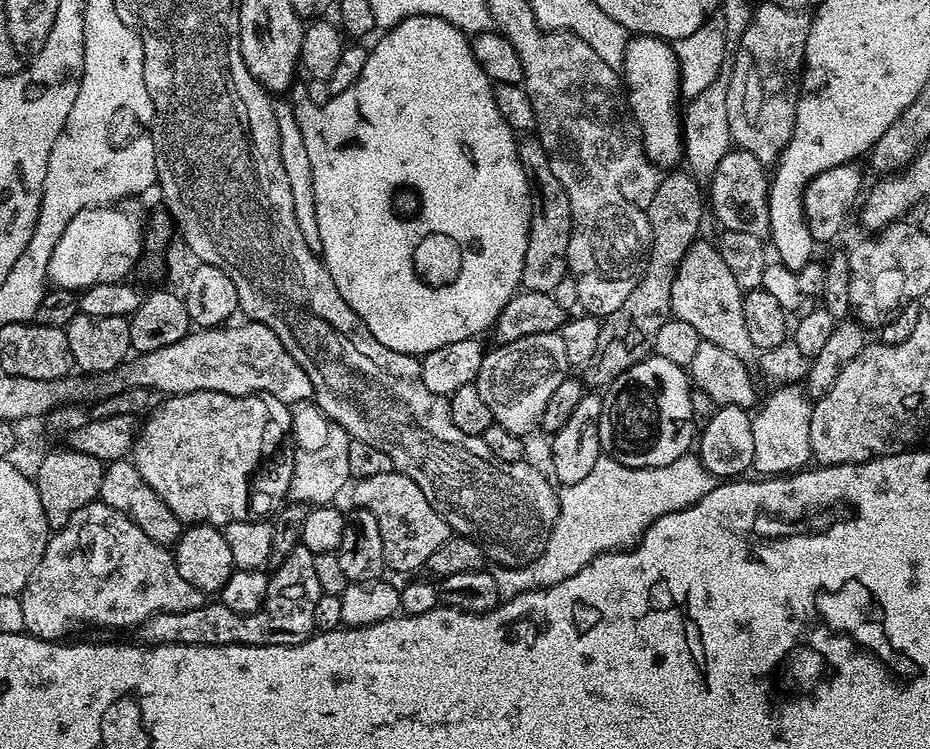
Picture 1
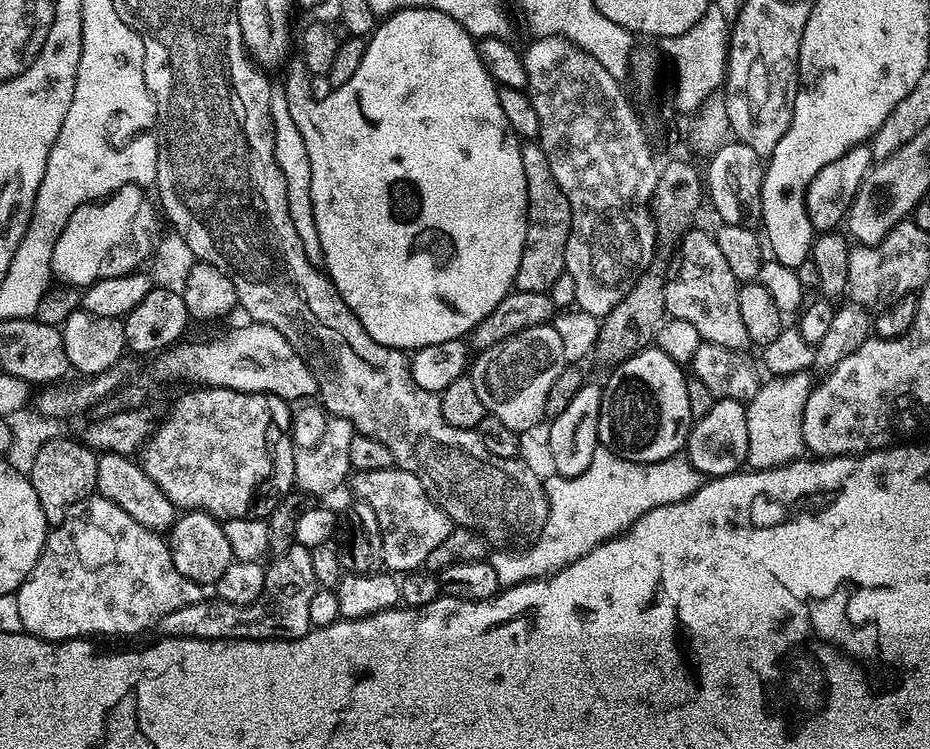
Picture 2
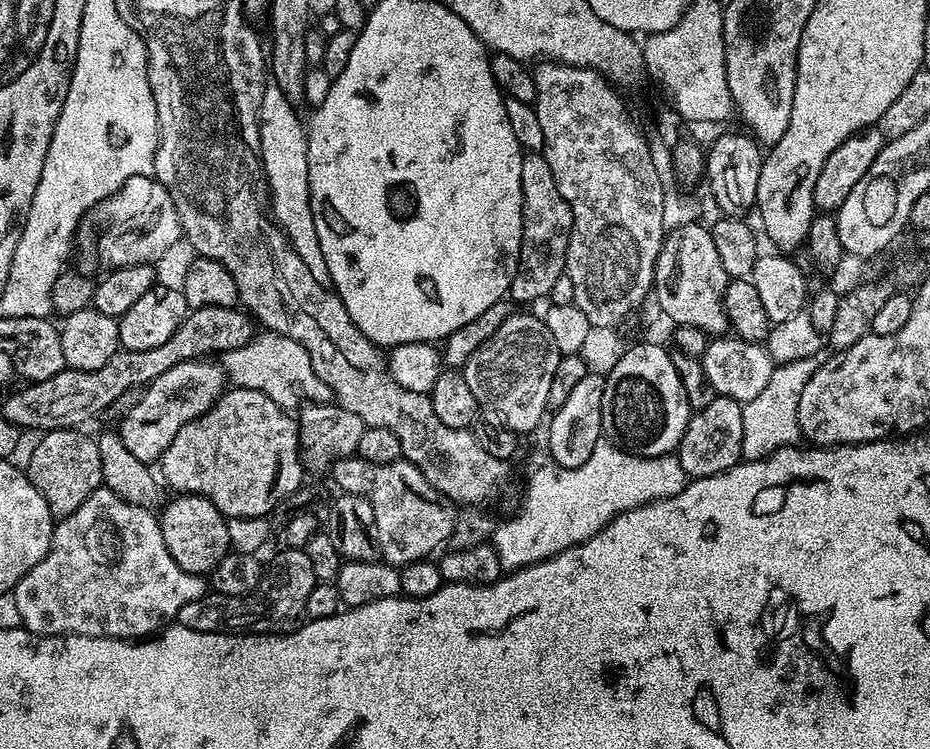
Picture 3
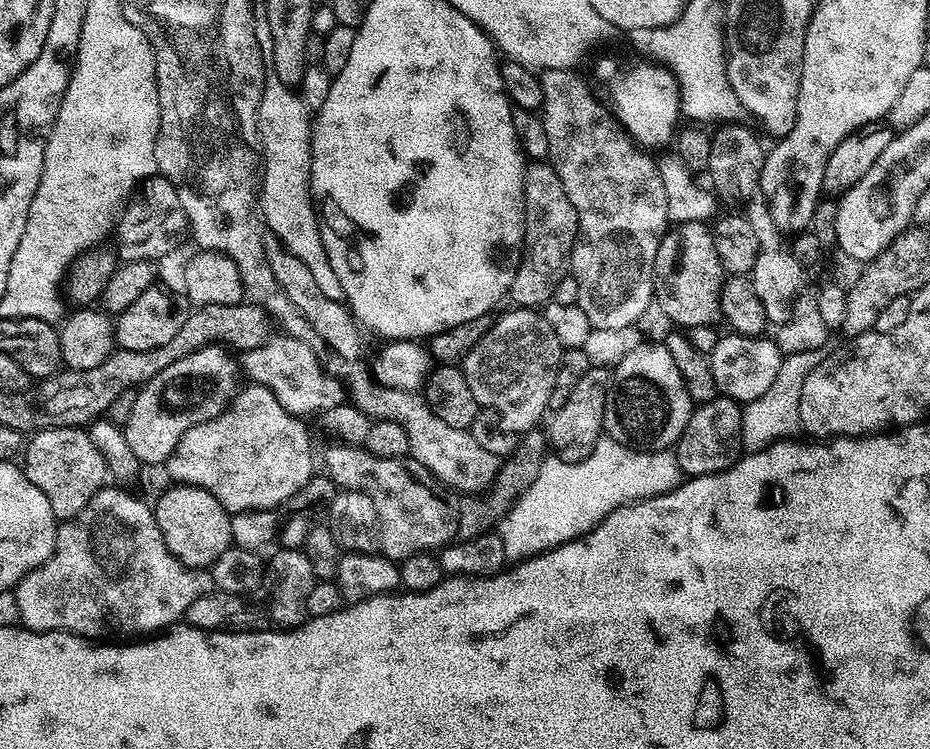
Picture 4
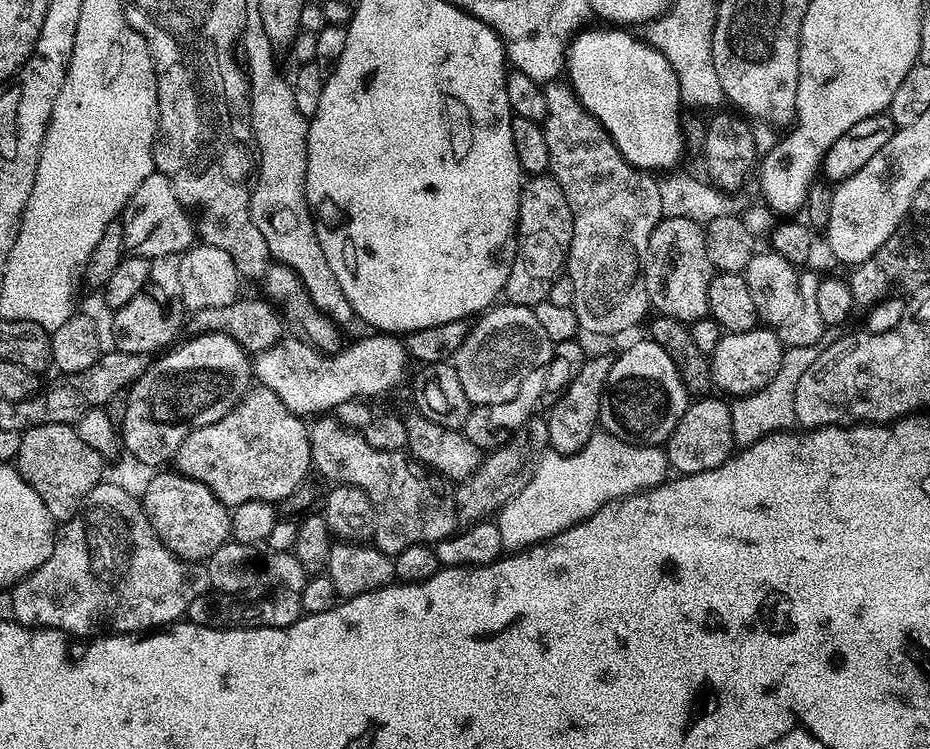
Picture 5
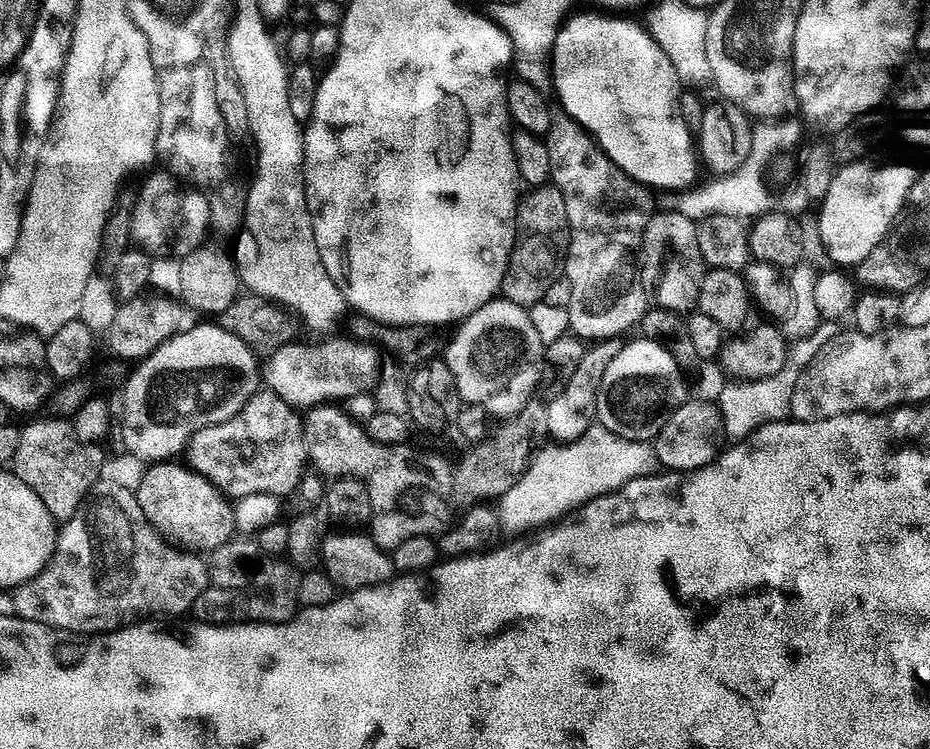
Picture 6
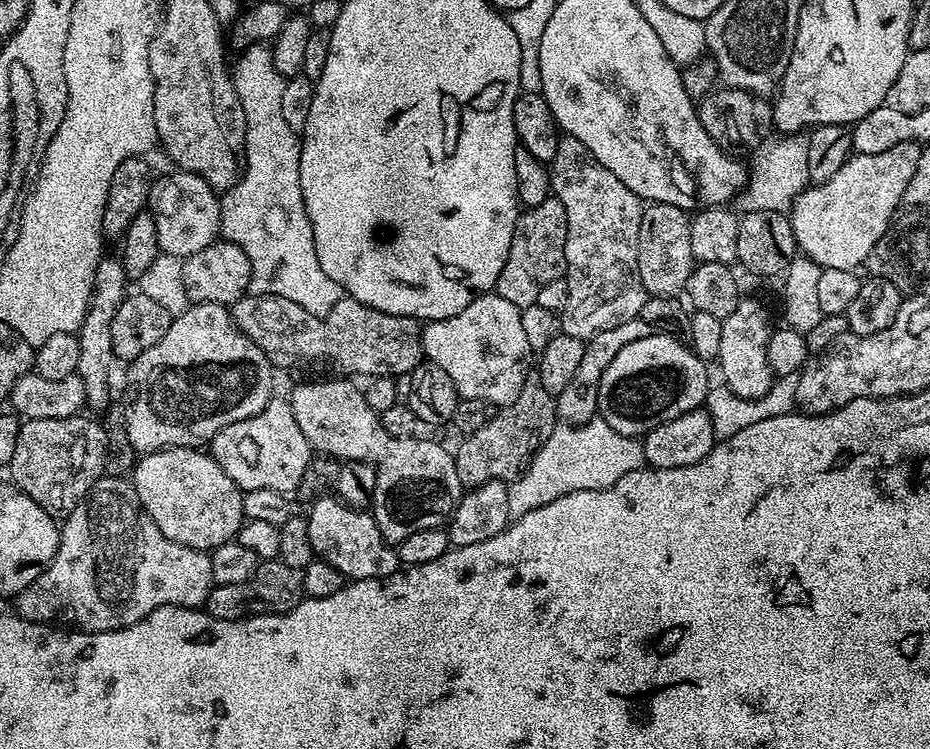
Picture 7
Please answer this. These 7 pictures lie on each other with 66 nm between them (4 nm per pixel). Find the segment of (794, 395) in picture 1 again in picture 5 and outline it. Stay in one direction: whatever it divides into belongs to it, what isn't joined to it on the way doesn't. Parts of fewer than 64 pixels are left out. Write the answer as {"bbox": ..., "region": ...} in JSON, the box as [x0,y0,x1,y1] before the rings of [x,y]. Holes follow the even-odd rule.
{"bbox":[731,325,844,447],"region":[[[827,325],[820,341],[812,346],[790,347],[785,349],[782,366],[778,374],[770,380],[766,386],[747,396],[740,396],[731,401],[731,424],[734,441],[741,447],[748,447],[754,442],[768,436],[770,433],[785,431],[795,425],[794,393],[797,390],[798,381],[811,365],[828,346],[838,342],[844,330],[841,325]]]}

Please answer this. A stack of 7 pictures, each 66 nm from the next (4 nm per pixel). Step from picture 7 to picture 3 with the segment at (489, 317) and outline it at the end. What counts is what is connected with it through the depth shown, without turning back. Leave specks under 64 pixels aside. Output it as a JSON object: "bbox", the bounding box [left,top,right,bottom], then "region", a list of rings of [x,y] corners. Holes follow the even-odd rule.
{"bbox":[462,314,561,434],"region":[[[511,314],[488,341],[474,350],[462,371],[478,403],[502,414],[513,432],[525,434],[534,431],[540,419],[541,424],[545,419],[546,398],[550,398],[550,382],[554,382],[554,370],[558,370],[561,355],[539,315]]]}

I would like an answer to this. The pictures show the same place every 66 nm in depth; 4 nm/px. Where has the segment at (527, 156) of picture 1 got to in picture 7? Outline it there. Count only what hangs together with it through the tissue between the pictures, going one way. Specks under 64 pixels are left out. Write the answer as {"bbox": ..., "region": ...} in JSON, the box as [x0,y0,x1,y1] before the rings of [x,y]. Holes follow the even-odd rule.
{"bbox":[495,198,566,310],"region":[[[554,198],[533,208],[524,208],[514,226],[514,238],[510,238],[510,250],[506,254],[506,266],[498,274],[495,295],[514,302],[521,310],[538,302],[538,294],[549,282],[565,279],[566,266],[566,206]]]}

